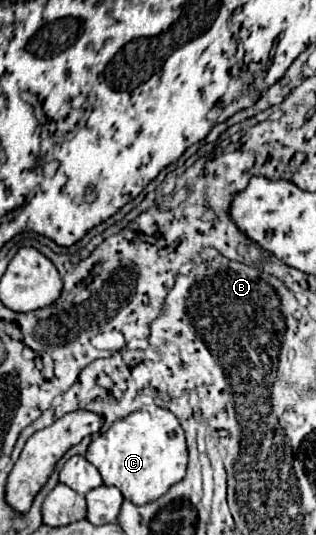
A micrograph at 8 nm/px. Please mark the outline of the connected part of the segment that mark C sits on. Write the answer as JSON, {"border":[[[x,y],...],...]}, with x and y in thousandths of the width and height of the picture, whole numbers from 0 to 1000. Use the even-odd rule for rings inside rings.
{"border":[[[509,761],[446,764],[377,783],[345,806],[294,817],[269,854],[320,884],[326,907],[370,910],[421,944],[459,944],[503,933],[547,903],[585,892],[592,877],[579,802],[541,768]]]}

